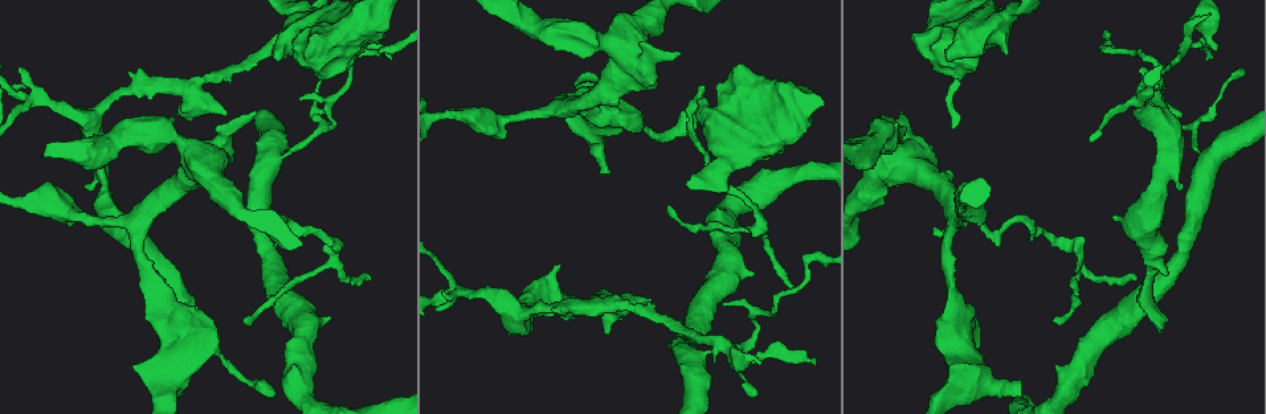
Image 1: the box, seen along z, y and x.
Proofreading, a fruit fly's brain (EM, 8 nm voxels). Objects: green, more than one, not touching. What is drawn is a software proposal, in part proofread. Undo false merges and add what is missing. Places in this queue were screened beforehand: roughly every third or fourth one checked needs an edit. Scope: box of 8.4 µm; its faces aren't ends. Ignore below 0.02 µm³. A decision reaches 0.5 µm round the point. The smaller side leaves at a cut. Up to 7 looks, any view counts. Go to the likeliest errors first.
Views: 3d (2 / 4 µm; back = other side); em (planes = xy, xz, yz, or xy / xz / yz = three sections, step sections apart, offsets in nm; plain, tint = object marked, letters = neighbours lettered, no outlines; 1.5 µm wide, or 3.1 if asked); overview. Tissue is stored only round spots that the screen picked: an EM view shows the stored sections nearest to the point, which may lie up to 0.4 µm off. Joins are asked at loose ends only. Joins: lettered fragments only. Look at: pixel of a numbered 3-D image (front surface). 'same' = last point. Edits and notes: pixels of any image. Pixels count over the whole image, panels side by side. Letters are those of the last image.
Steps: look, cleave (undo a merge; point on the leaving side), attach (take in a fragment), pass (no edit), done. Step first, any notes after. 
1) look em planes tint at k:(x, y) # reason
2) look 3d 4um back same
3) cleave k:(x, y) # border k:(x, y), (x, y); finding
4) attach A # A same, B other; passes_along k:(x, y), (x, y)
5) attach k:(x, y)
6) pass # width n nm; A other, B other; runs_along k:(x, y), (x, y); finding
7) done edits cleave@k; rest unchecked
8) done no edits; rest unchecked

look em xy step 8 letters at 1:(1158, 331) # branch stops here

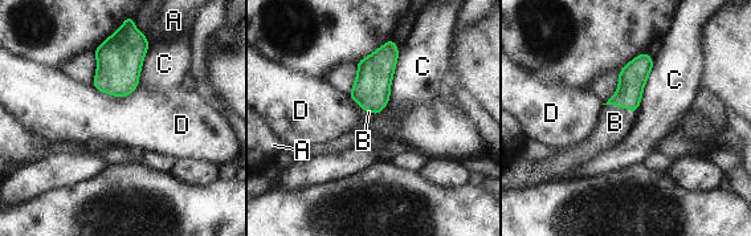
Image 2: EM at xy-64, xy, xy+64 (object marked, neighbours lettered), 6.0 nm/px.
look em planes letters same # another direction

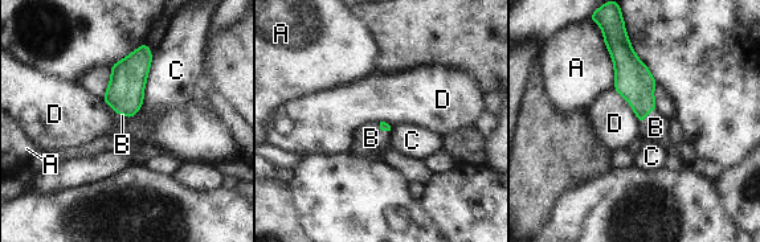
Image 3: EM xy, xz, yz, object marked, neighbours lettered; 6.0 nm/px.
attach B # A other, B same, C other, D other; passes_along 3:(633, 81), (645, 114), (656, 127); the neuron continues

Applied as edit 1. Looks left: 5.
look overview # redraw

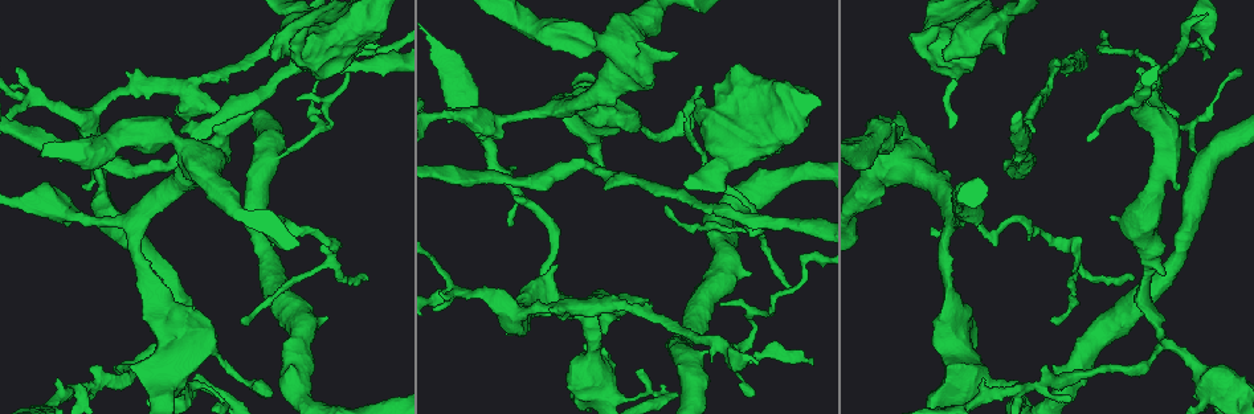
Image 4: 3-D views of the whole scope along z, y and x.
look 3d 2um at 4:(678, 55) # an open end

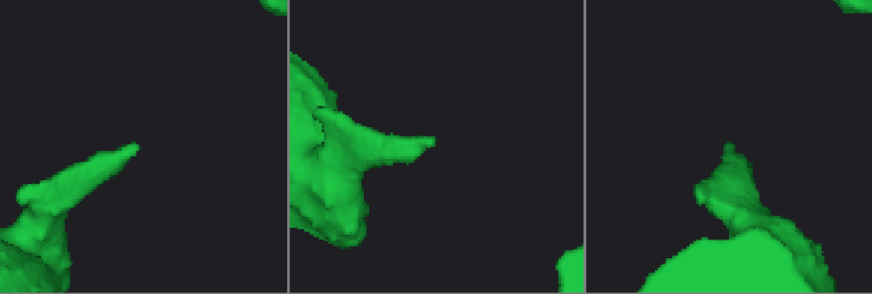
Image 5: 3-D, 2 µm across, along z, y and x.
look em planes tint at 5:(728, 145) # shape alone is not enough

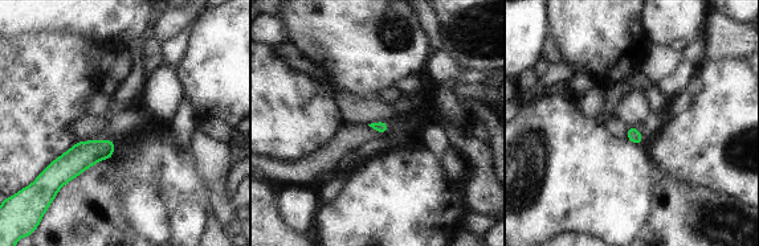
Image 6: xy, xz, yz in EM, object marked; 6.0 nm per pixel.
look em planes letters same

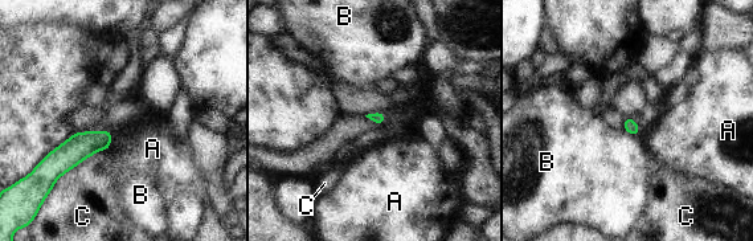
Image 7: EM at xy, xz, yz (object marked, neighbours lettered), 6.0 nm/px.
pass # A other, B other, C other; border 7:(622, 129), (635, 137); no lettered fragment goes on from it

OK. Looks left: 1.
look em planes letters at 4:(1132, 276) # free end

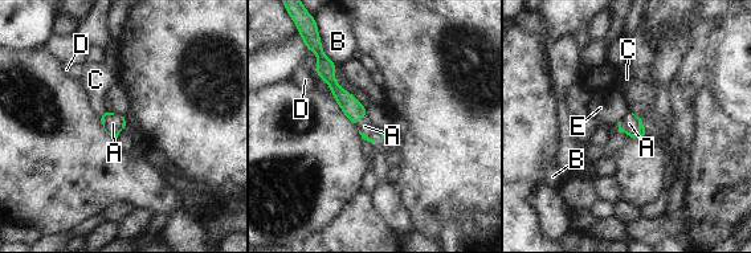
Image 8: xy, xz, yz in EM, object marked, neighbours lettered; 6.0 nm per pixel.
attach A # A same, B other, C other, D other, E other; passes_along 8:(102, 119), (117, 133), (113, 123); it goes on there

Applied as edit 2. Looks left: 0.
done edits attach@3, attach@8; rest unchecked

